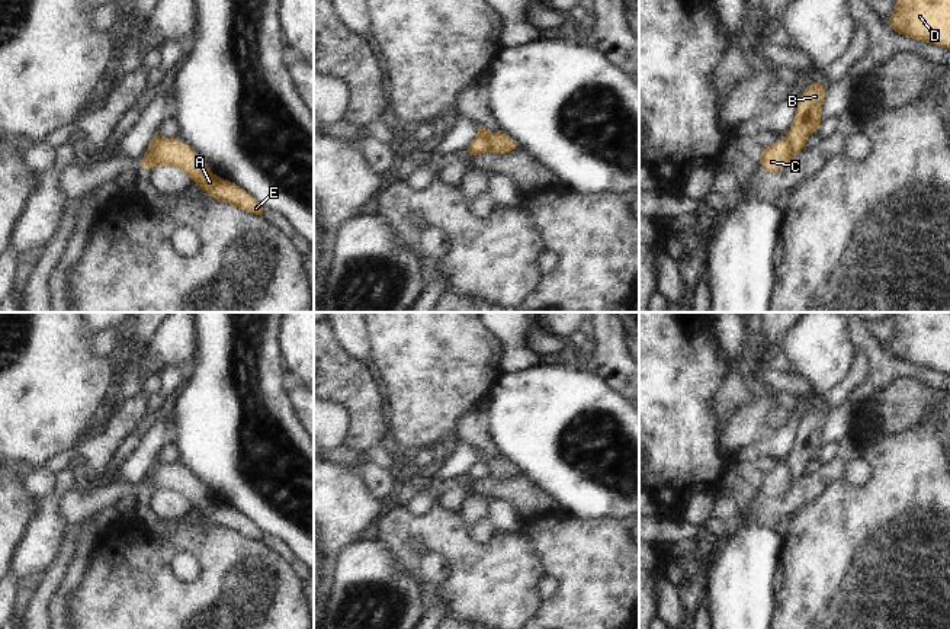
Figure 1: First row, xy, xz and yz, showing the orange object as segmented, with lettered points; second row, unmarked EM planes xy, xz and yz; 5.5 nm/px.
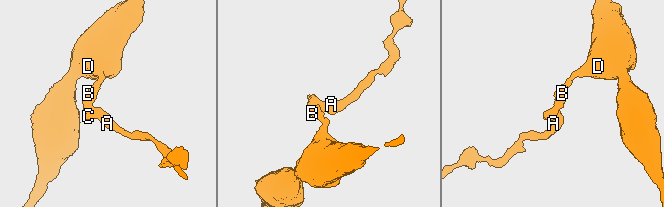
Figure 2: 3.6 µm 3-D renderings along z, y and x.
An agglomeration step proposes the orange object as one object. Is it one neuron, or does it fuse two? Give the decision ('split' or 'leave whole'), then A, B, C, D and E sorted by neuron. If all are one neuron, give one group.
split; groups A C E / B D

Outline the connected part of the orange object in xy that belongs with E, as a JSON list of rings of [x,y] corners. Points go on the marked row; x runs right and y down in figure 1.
[[[180,137],[160,138],[151,142],[145,153],[151,155],[153,167],[171,166],[183,170],[211,199],[230,203],[244,212],[263,215],[266,211],[241,186],[215,176],[208,163]]]

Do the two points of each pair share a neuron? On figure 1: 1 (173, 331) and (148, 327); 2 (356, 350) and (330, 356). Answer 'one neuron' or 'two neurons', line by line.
1: two neurons
2: two neurons

